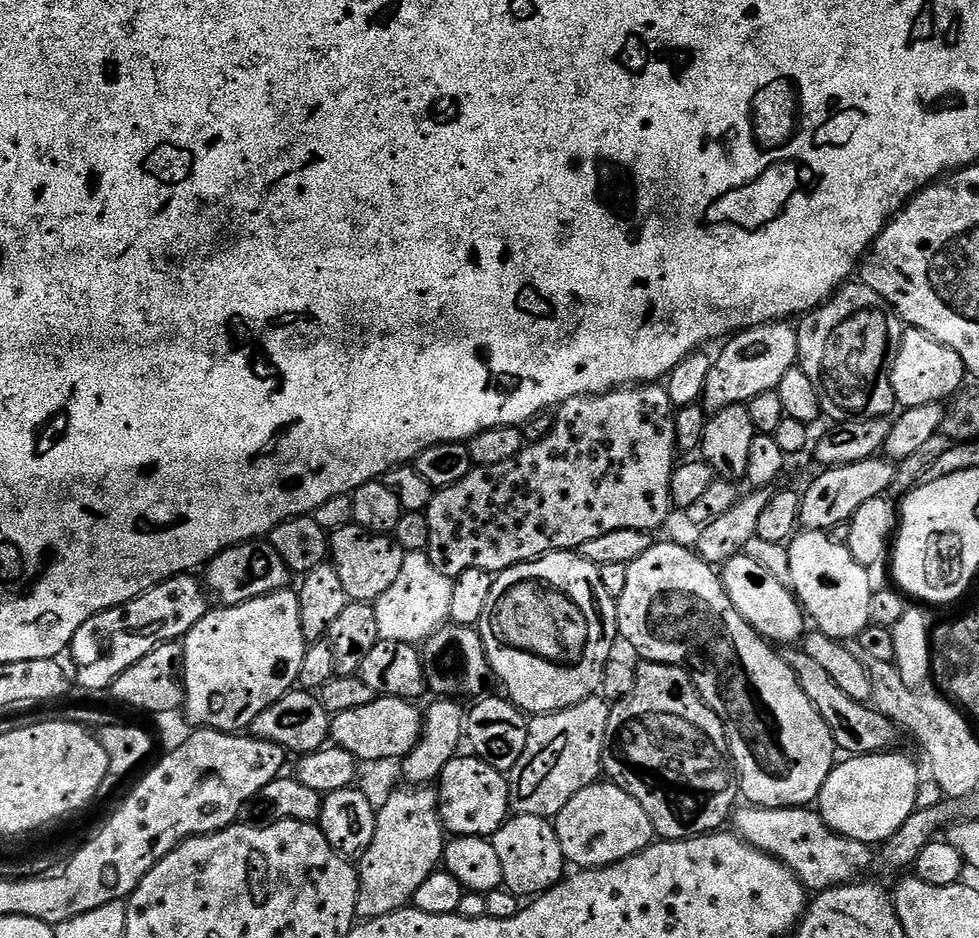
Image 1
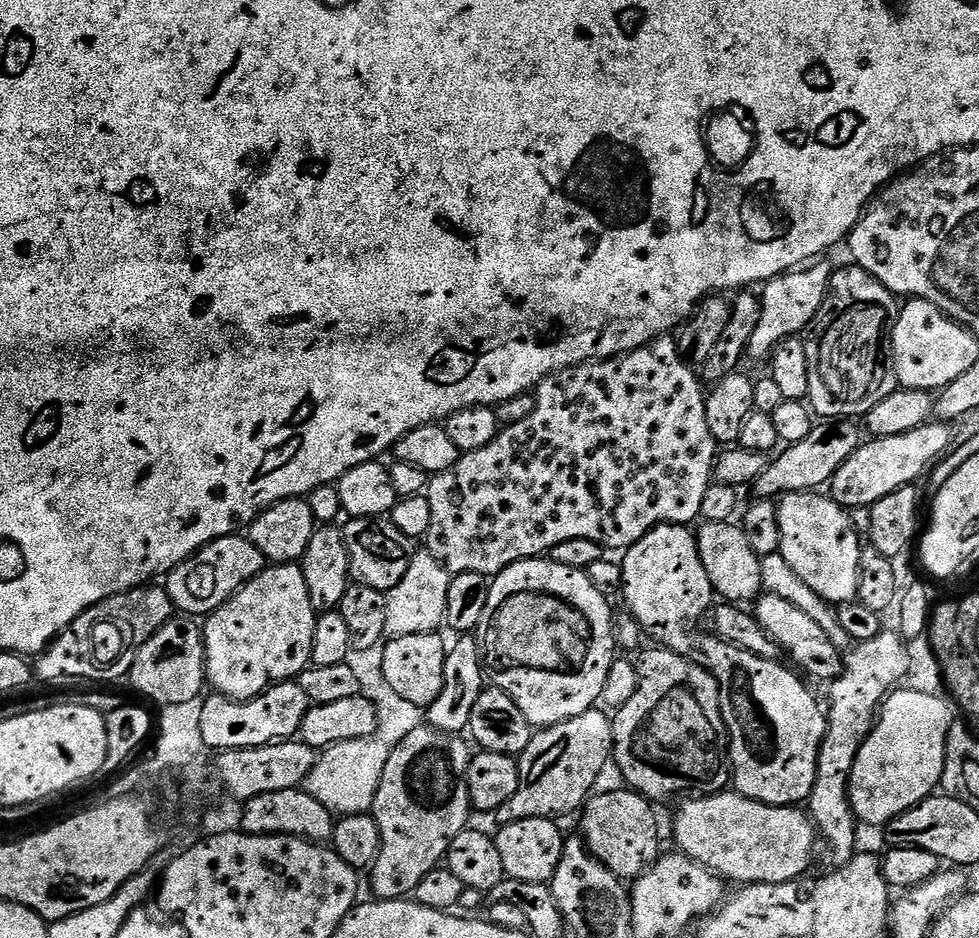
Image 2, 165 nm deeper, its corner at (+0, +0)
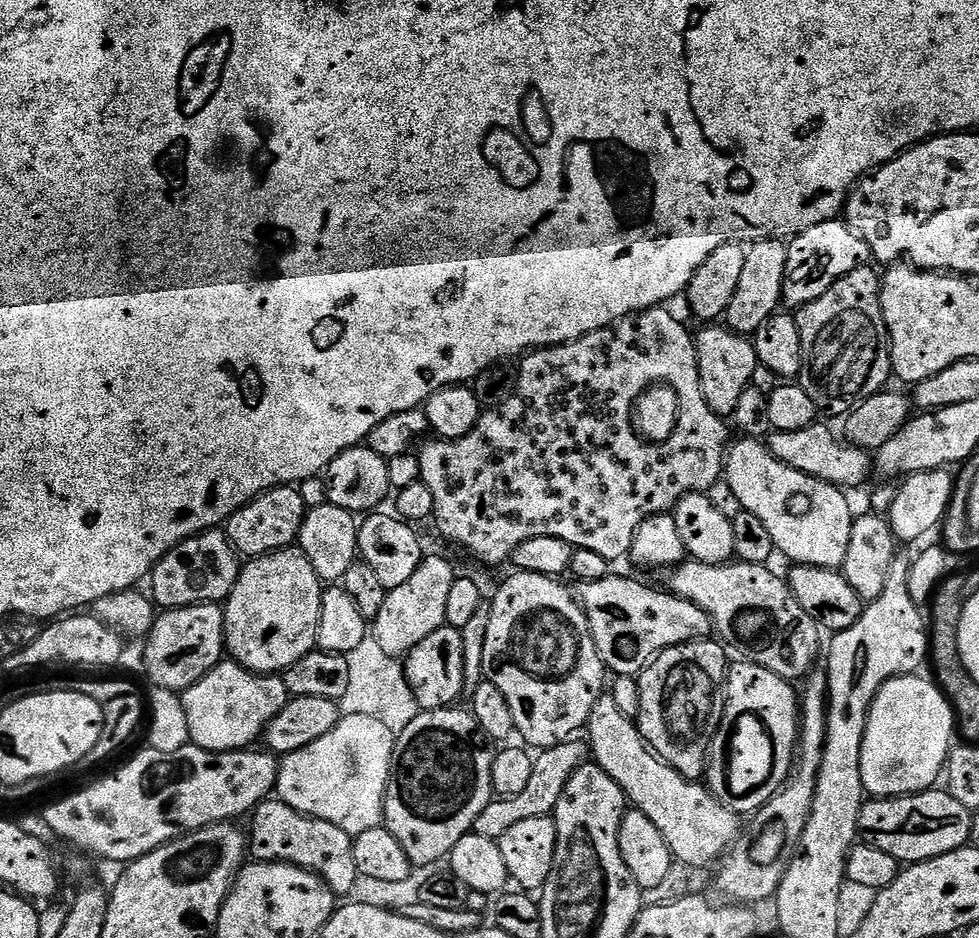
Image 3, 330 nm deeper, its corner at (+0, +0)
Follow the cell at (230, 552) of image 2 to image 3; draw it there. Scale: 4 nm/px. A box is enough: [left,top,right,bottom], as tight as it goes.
[150,530,242,609]

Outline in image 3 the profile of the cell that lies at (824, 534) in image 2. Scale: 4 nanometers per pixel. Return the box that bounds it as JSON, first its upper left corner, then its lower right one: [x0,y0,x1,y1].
[723,438,854,569]

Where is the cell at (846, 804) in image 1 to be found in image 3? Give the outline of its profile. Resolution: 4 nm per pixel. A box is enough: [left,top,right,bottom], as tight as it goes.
[860,674,958,798]

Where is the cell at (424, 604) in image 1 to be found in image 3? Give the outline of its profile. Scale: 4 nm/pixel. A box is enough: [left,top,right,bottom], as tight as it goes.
[370,554,457,658]

